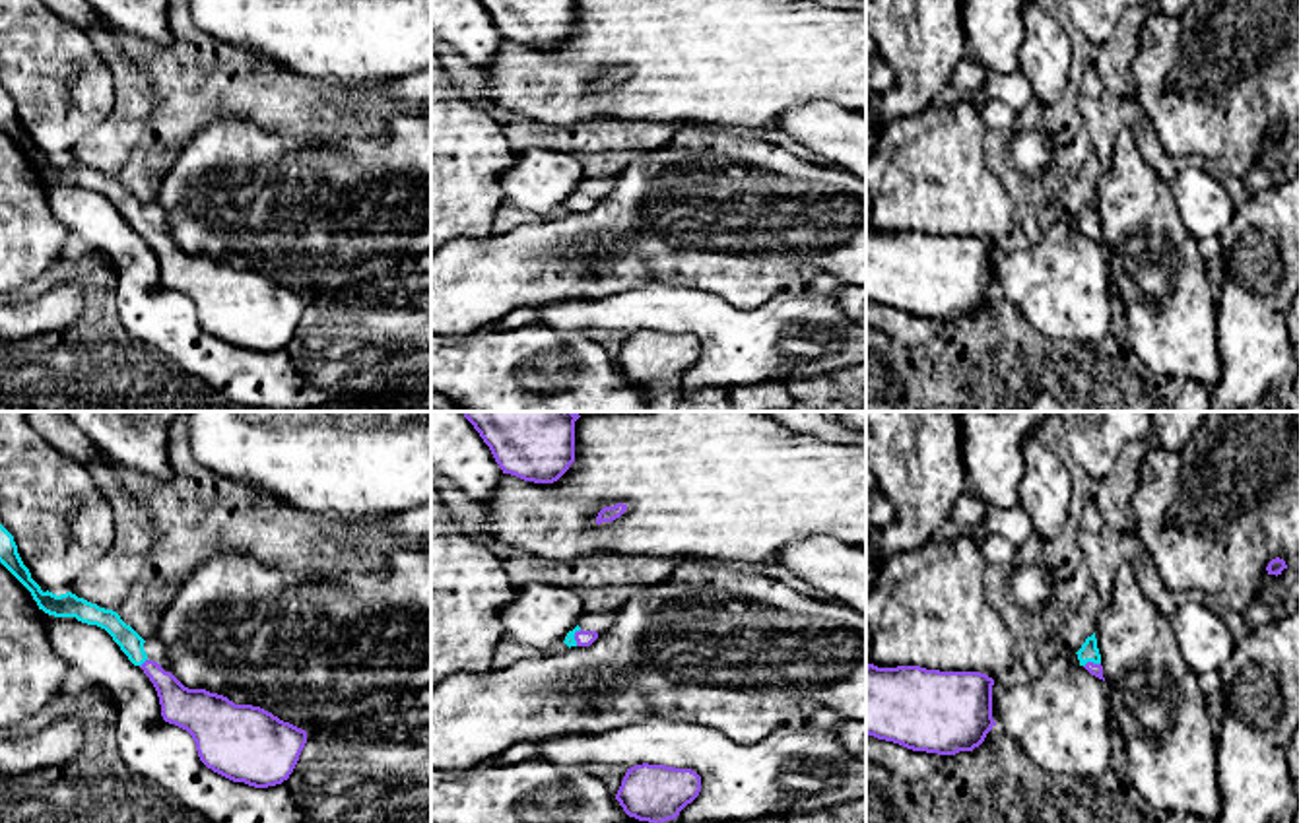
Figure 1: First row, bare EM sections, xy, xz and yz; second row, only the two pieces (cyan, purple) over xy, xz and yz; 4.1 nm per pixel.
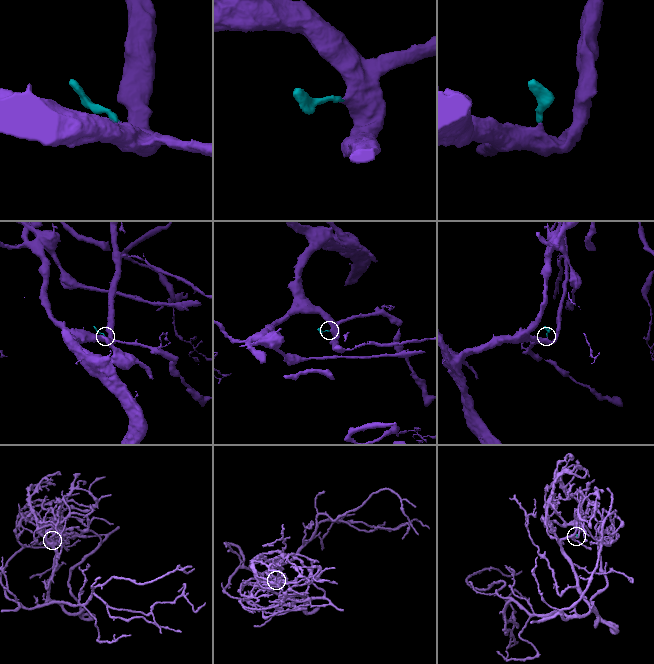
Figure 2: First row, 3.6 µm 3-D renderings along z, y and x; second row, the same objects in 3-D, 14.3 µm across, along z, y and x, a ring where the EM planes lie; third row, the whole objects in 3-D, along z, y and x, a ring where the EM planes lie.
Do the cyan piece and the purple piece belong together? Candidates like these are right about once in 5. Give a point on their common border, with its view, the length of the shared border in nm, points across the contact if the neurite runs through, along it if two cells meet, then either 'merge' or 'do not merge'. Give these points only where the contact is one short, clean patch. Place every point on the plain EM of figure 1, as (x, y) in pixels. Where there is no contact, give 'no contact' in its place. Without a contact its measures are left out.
contact xy (144, 226); length 50 nm; way xy (131, 208), (144, 226), (183, 272); merge

